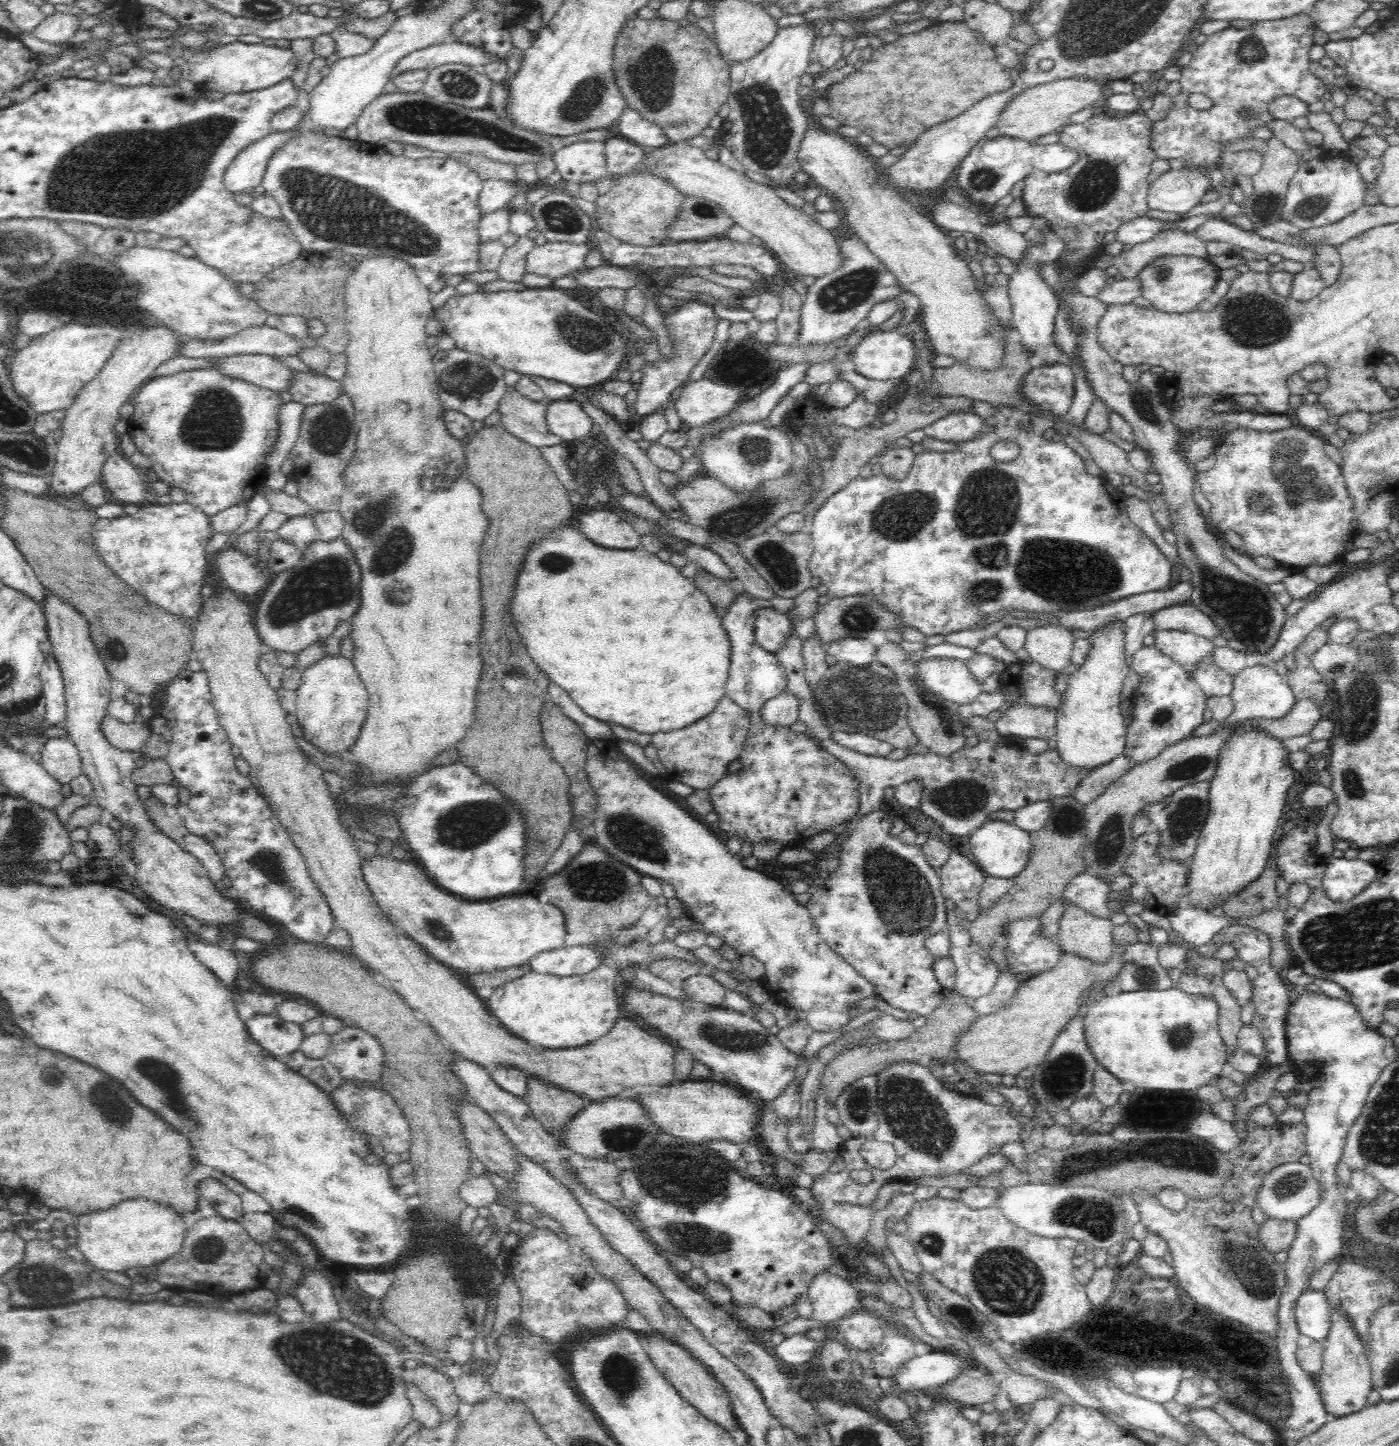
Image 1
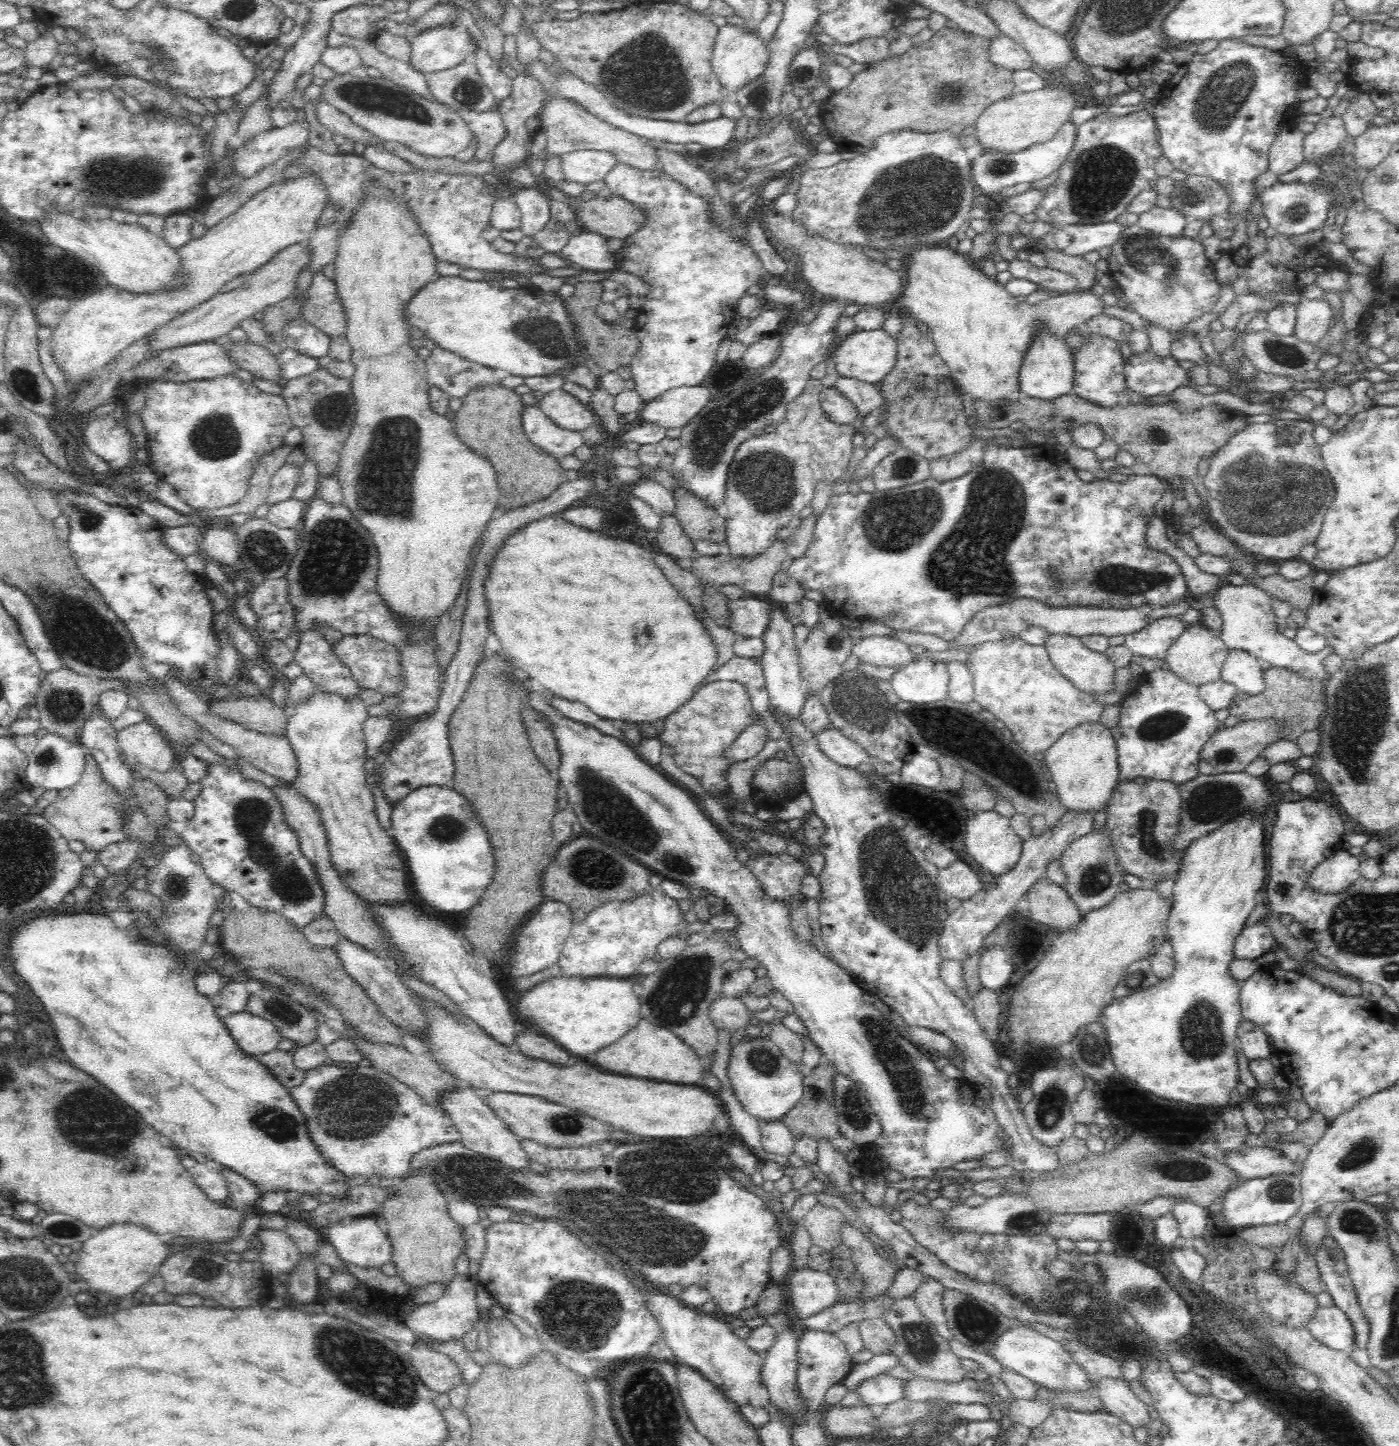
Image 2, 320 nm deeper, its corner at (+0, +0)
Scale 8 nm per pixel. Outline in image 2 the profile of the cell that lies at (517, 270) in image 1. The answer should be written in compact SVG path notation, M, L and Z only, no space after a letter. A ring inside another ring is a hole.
M521 187L517 189L513 200L521 214L519 229L525 236L534 236L551 220L551 209L554 203L544 187Z

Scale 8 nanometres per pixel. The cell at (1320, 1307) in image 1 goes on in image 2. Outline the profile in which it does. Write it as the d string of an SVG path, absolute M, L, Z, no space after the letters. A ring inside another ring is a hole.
M1318 1308L1310 1322L1309 1332L1322 1346L1340 1352L1355 1348L1355 1331L1340 1308Z

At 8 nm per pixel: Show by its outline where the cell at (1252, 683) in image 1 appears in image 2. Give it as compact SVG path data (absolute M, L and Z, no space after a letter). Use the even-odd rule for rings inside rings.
M1228 650L1221 670L1221 679L1246 694L1262 692L1264 681L1257 658L1244 650Z

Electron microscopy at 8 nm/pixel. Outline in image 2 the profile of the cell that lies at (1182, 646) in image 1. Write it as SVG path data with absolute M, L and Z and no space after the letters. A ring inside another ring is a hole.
M1201 623L1190 624L1182 636L1167 650L1165 667L1178 678L1200 688L1221 678L1221 670L1229 648L1221 637L1210 633Z

